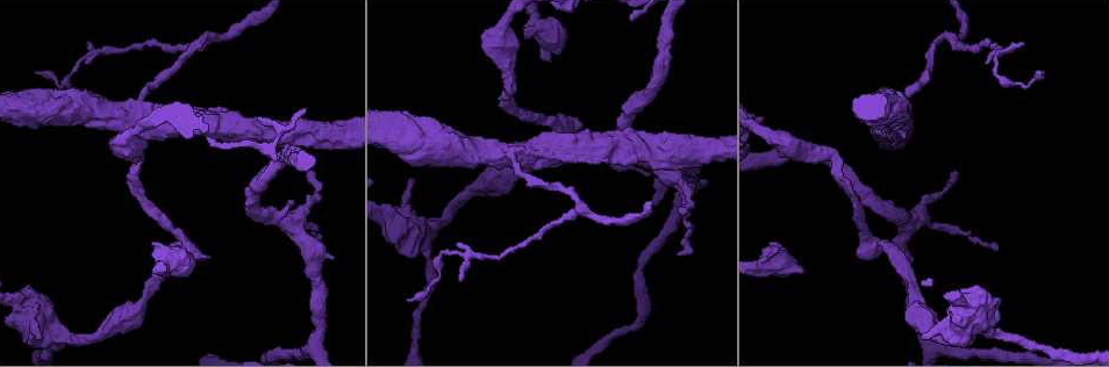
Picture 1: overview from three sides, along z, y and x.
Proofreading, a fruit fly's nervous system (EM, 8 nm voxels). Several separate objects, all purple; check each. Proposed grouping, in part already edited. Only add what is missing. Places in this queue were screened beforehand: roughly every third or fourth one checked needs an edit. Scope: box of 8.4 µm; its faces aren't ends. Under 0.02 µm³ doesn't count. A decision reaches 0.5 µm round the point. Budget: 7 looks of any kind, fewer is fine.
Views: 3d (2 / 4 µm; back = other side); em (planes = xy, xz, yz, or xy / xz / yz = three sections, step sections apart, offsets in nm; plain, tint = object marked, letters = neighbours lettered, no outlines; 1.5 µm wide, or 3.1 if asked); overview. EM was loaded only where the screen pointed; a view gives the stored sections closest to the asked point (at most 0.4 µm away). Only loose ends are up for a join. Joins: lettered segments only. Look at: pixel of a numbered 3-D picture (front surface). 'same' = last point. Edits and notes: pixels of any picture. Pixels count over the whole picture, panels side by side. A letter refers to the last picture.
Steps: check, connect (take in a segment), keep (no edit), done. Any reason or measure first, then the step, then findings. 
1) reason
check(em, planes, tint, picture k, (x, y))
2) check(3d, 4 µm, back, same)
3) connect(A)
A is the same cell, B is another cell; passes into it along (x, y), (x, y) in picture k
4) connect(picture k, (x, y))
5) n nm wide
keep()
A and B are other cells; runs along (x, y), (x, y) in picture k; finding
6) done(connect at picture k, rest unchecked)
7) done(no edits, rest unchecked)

free end
check(em, planes, letters, picture 1, (888, 200))

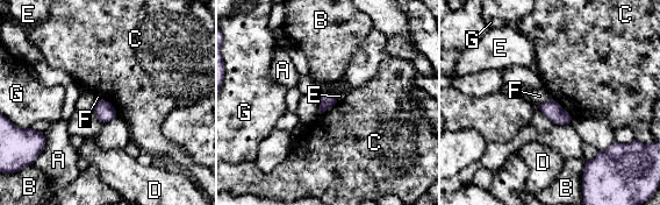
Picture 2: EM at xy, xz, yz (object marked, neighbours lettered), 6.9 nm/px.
keep()
A, B, C, D, E, F and G are other cells; border along (552, 98), (572, 117) in picture 2; none of them fits

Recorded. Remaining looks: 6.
branch stops here
check(em, xz, step 4, letters, picture 1, (780, 246))

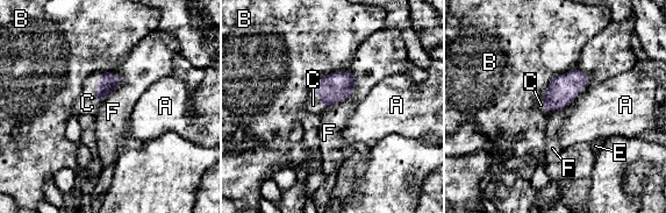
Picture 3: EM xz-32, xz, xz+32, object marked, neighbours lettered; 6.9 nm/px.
connect(C)
C is the same cell, A, B, E and F are other cells; the neuron continues

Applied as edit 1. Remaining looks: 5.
free end
check(3d, 2 µm, picture 1, (205, 257))

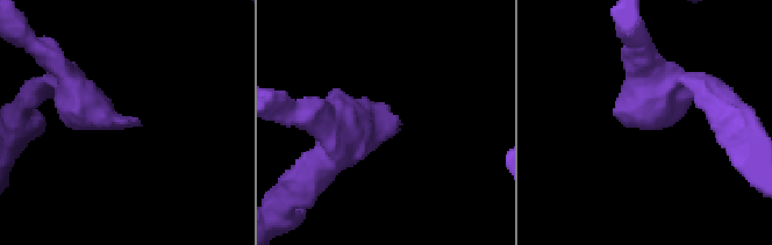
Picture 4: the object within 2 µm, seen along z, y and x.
check(em, xy, step 8, letters, picture 4, (133, 123))

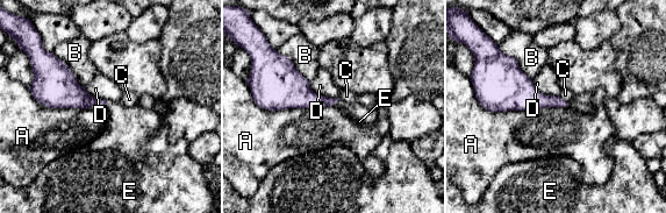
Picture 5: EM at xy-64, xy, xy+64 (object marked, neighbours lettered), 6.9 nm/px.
cut it another way
check(em, yz, step 4, letters, same)

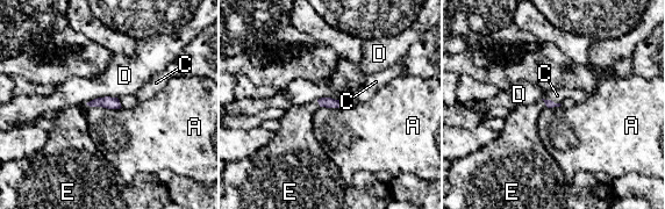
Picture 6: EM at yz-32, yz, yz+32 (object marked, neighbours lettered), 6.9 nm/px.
connect(E)
E is the same cell, A, C and D are other cells; passes into it along (549, 103), (544, 102), (520, 129) in picture 6; the neuron continues

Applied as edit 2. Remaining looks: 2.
done(connect at picture 3, connect at picture 6, rest unchecked)

